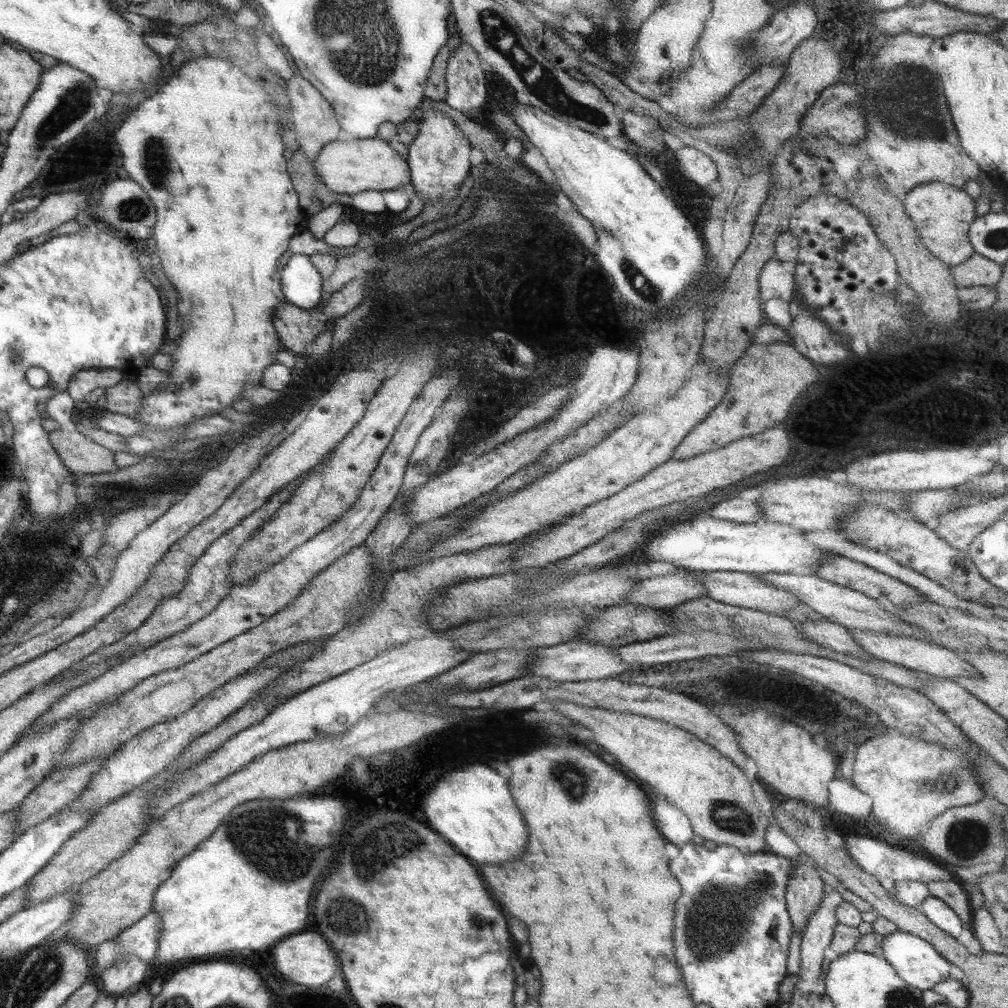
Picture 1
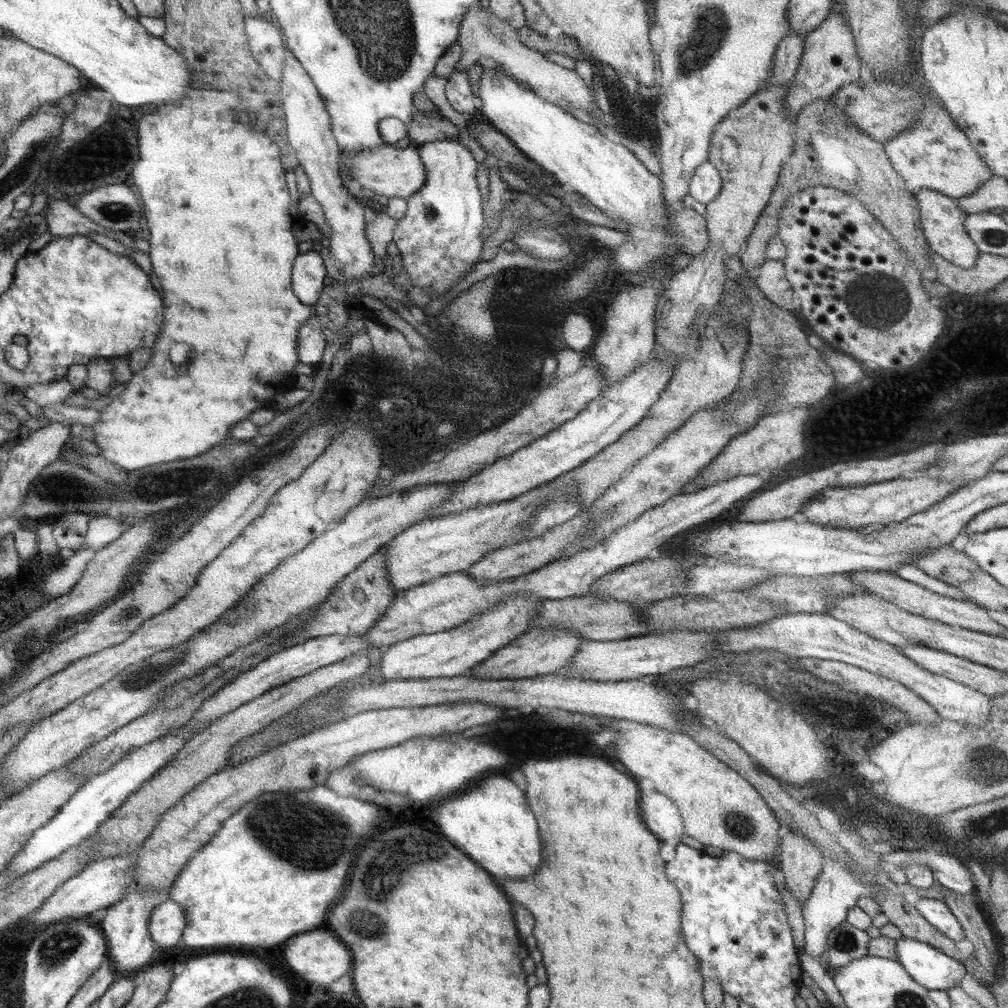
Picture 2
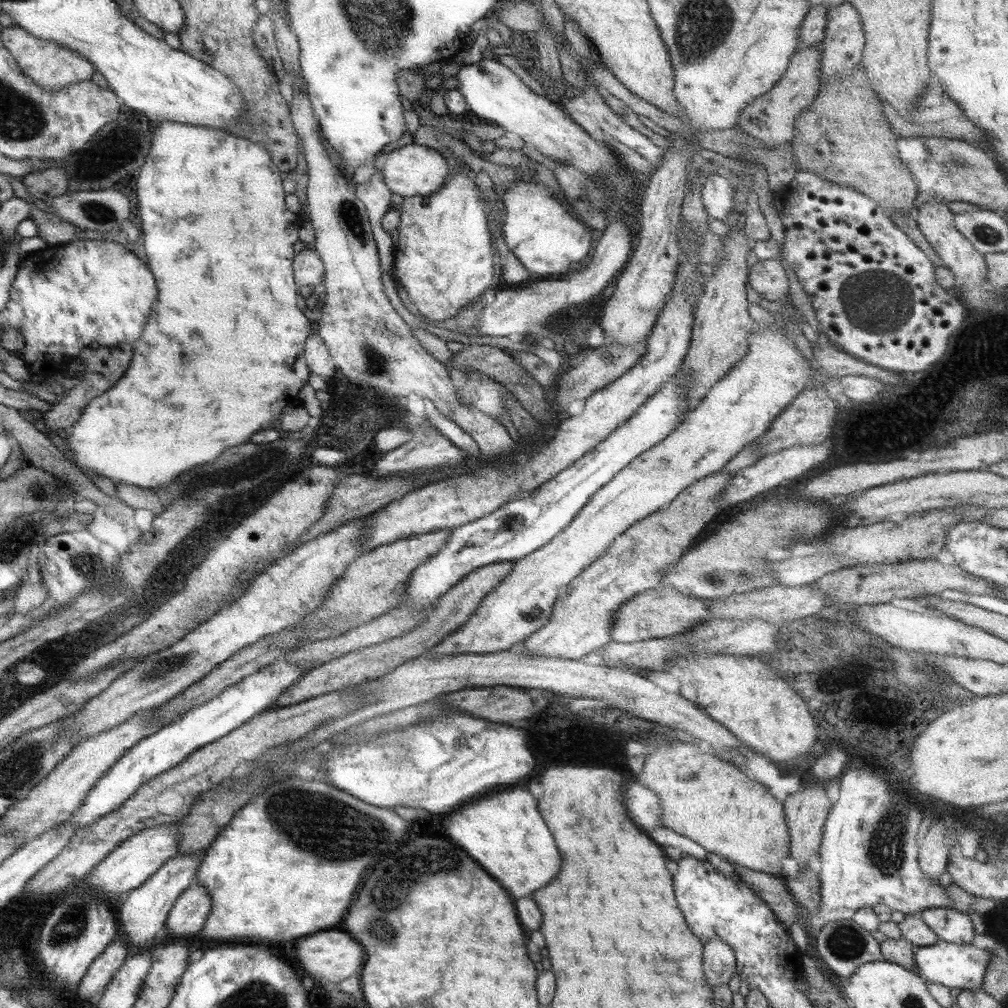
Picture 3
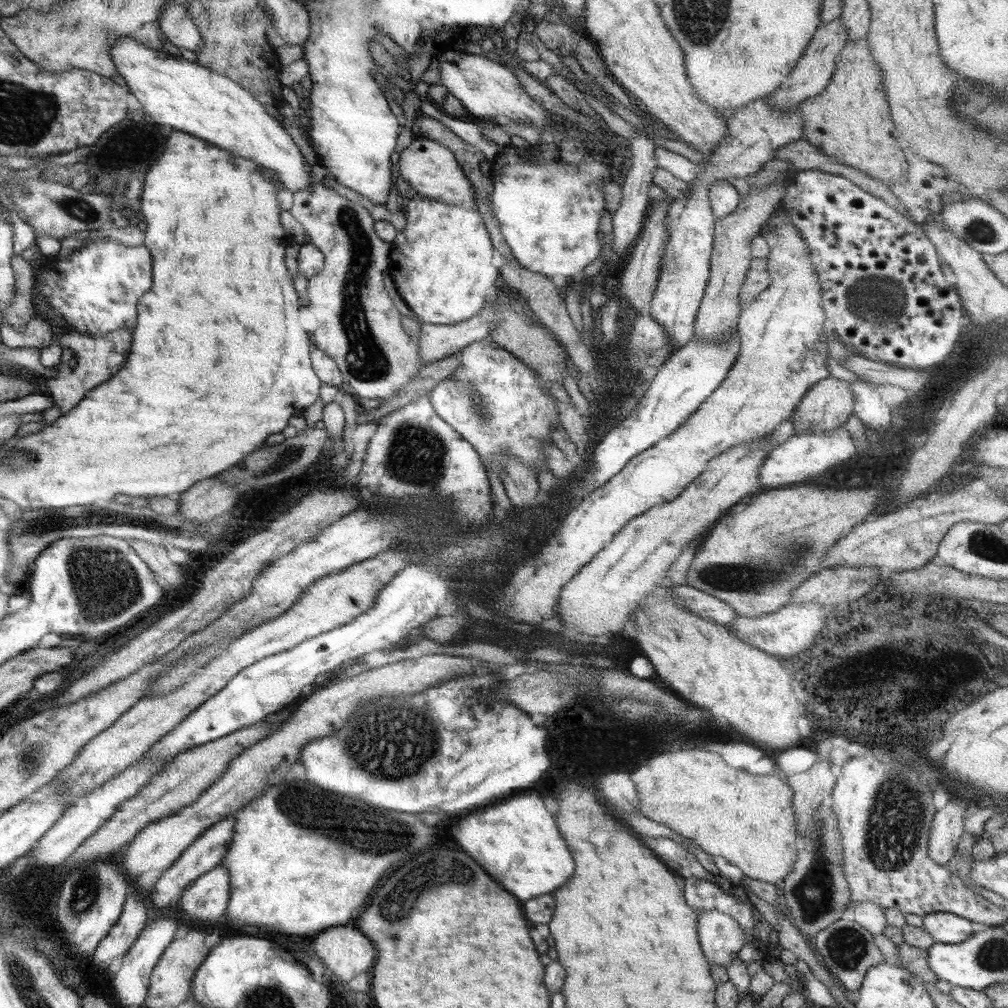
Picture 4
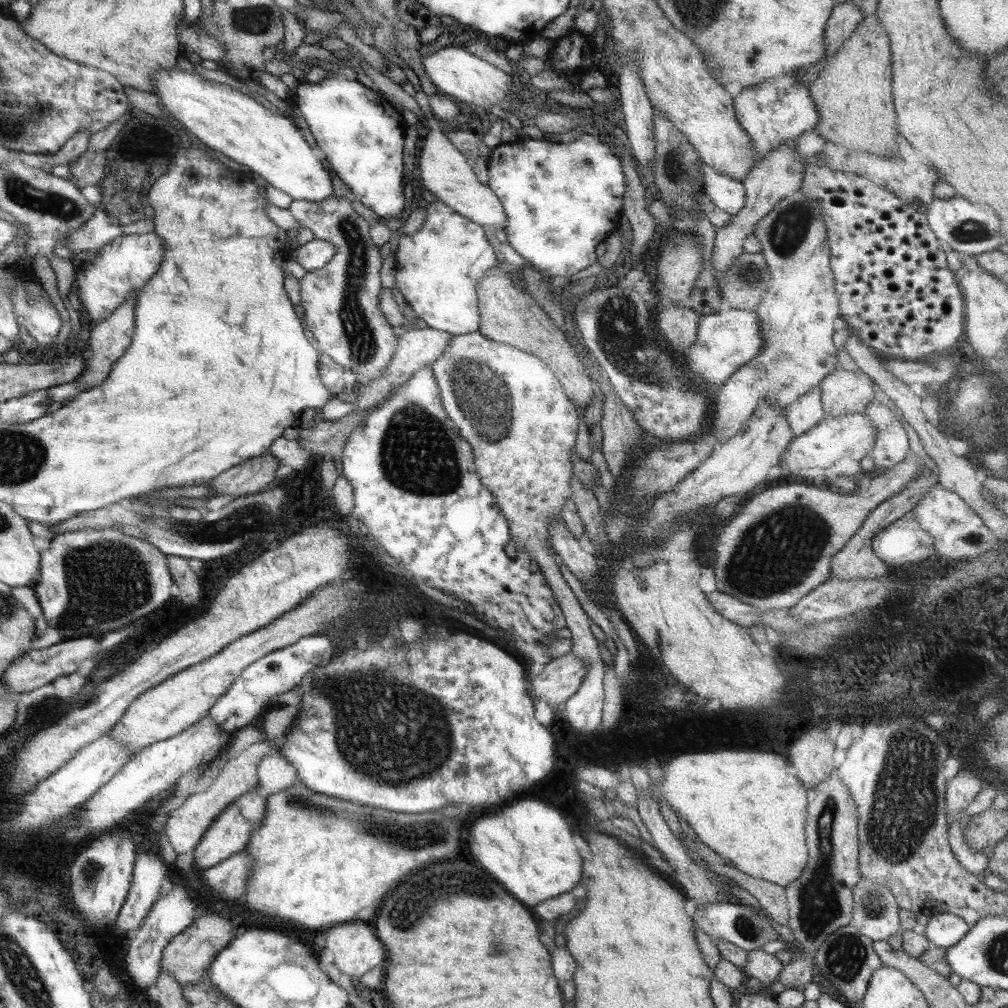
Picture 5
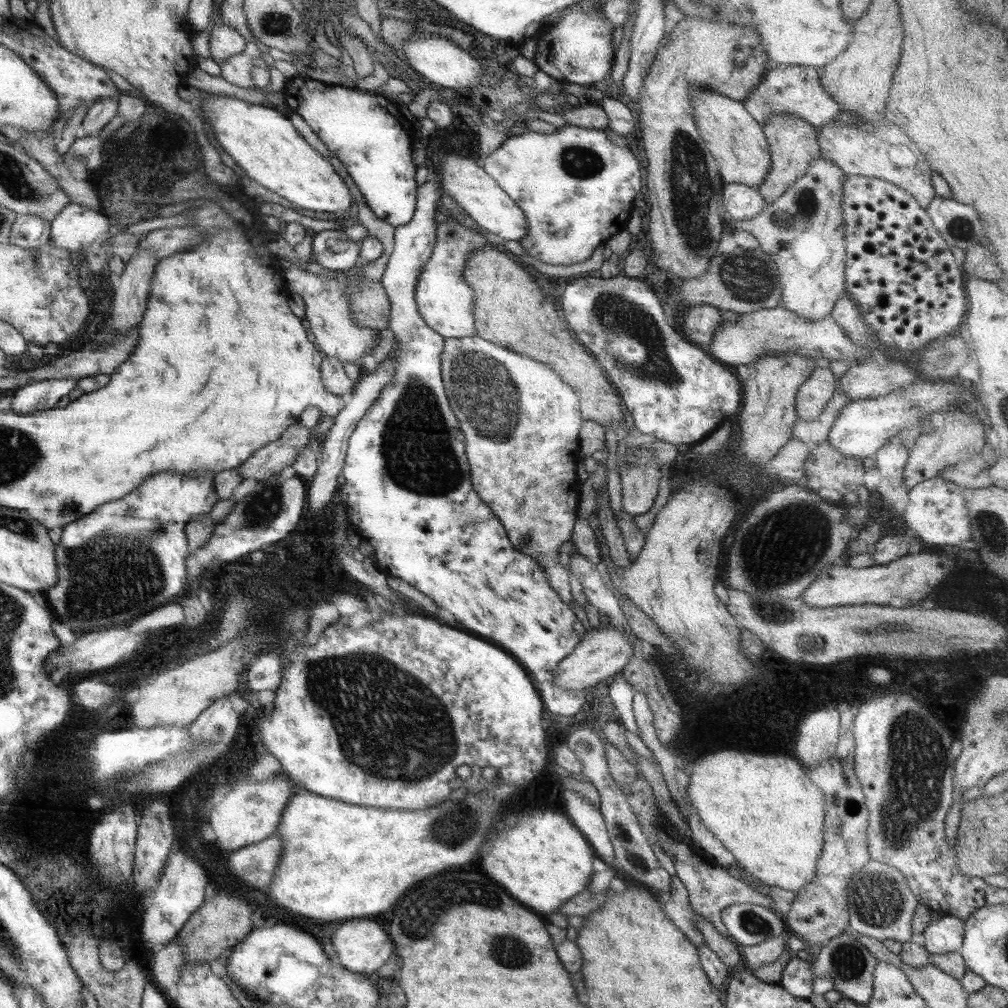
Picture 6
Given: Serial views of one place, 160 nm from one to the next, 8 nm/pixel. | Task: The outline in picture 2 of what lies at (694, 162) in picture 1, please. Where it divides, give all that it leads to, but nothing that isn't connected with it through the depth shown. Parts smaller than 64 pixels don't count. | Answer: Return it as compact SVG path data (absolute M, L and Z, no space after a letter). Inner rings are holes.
M709 161L702 162L694 170L693 177L689 182L690 198L695 198L698 202L712 202L722 188L722 177L718 169L711 165Z

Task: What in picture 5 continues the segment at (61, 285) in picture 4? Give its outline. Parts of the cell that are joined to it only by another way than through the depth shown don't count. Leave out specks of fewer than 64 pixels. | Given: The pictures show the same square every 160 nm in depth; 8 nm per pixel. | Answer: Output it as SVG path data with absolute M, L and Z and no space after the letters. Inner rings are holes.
M156 232L117 236L110 244L103 246L87 266L76 271L78 298L83 310L90 315L92 322L108 318L115 309L125 304L129 297L144 288L156 276L165 256L165 242Z

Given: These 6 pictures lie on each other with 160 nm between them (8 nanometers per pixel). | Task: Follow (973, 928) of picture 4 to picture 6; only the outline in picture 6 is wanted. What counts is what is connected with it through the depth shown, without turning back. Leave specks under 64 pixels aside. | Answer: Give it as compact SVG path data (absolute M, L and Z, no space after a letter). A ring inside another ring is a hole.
M938 915L920 933L919 939L930 954L956 953L963 943L964 921L949 915Z

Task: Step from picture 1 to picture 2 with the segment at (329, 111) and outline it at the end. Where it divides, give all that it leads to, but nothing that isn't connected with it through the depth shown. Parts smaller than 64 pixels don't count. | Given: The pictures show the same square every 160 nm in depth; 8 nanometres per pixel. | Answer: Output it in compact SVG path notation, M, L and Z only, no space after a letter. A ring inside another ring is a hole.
M288 48L285 49L285 67L283 68L281 86L286 121L285 138L296 153L299 166L308 176L311 195L322 205L328 226L331 230L331 254L340 261L340 272L343 280L362 279L376 265L376 256L366 240L365 228L368 220L365 218L366 206L352 196L345 187L340 175L339 154L340 145L335 139L329 112L326 110L324 99L319 95L313 80L307 70Z

